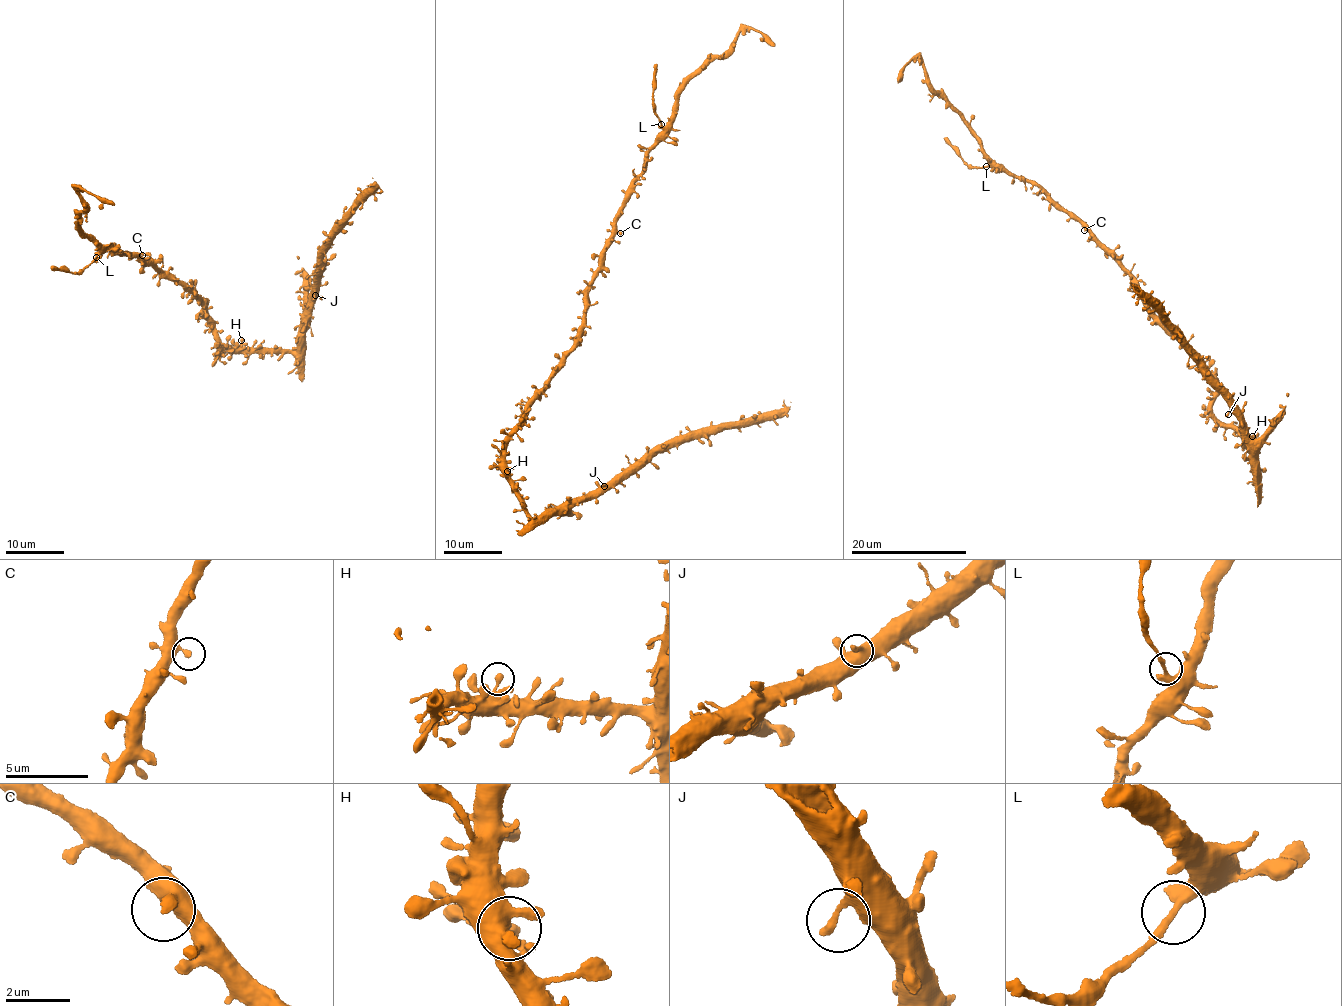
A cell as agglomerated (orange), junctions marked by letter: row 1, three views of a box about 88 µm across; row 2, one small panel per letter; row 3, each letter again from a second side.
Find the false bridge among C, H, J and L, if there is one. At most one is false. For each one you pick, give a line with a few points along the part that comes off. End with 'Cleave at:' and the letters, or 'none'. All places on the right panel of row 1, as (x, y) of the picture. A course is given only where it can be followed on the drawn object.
L: course (986, 166), (963, 163), (945, 138)
Cleave at: L

